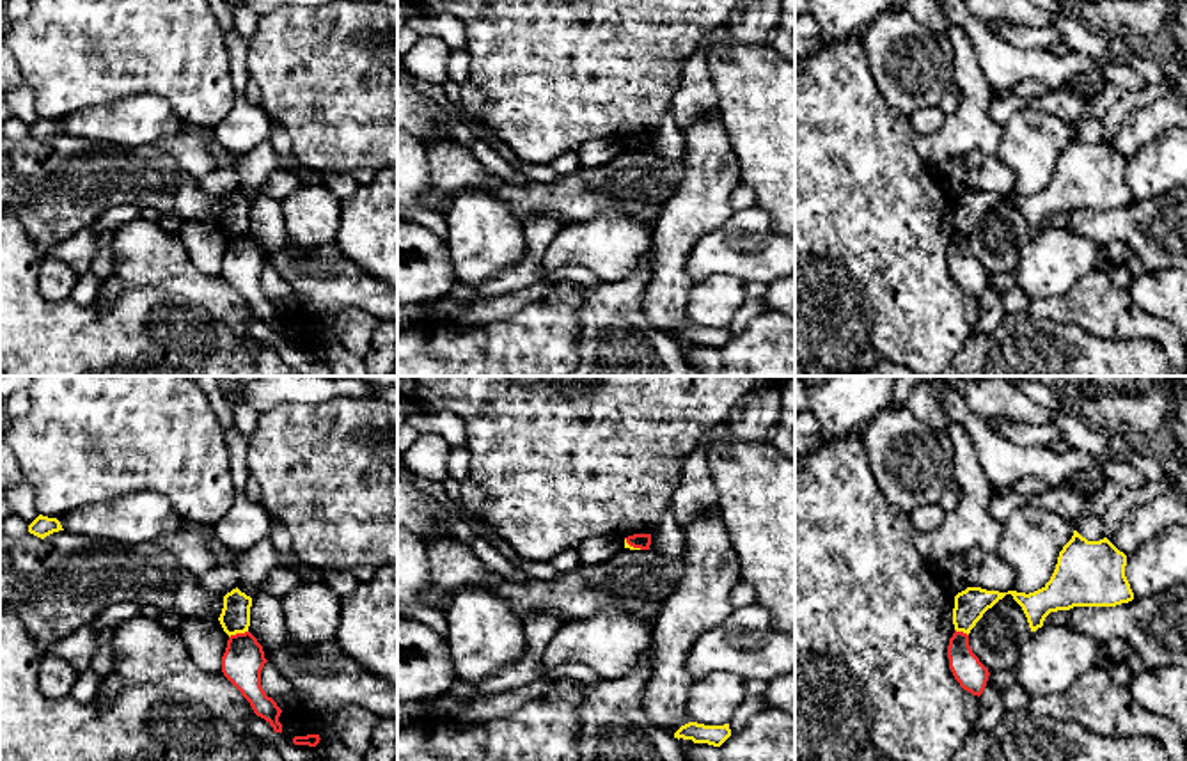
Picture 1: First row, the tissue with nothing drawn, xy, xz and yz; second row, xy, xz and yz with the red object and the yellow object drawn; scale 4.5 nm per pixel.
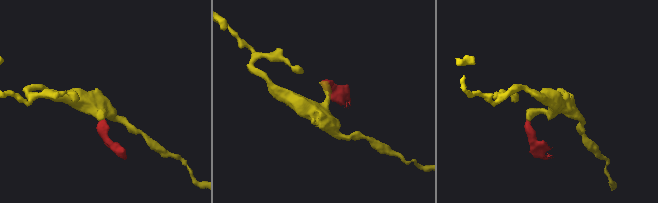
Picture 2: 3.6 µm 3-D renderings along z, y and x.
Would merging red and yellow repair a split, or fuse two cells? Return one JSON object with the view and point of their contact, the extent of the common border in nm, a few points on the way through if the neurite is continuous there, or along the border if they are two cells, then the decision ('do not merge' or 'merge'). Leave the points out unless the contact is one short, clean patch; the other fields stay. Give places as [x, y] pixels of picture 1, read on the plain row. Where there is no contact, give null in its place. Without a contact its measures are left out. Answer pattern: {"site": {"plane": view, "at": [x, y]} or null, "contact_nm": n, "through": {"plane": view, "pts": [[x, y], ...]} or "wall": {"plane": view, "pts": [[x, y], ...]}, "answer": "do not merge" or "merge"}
{"site": {"plane": "xy", "at": [238, 236]}, "contact_nm": 90, "wall": {"plane": "xy", "pts": [[247, 233], [229, 240]]}, "answer": "do not merge"}

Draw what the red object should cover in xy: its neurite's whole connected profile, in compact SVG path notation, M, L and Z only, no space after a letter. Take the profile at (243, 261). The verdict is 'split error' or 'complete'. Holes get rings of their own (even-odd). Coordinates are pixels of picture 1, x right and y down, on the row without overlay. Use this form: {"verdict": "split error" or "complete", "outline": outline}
{"verdict": "complete", "outline": "M250 234L236 236L227 243L222 275L250 305L254 316L264 321L275 335L282 335L279 325L282 312L261 289L261 273L266 264L263 248Z"}

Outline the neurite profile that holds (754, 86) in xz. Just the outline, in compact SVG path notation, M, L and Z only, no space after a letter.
M733 35L706 55L719 117L738 158L740 186L754 193L774 229L795 241L795 62L772 43L743 44Z

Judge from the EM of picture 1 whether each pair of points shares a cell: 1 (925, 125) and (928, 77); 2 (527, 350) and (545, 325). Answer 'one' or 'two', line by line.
1: two
2: one

